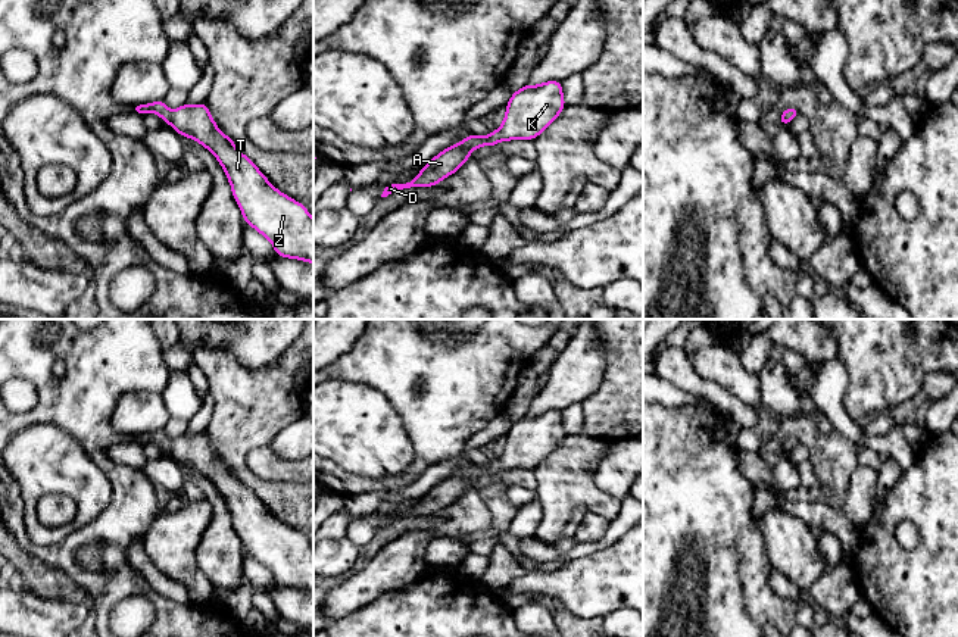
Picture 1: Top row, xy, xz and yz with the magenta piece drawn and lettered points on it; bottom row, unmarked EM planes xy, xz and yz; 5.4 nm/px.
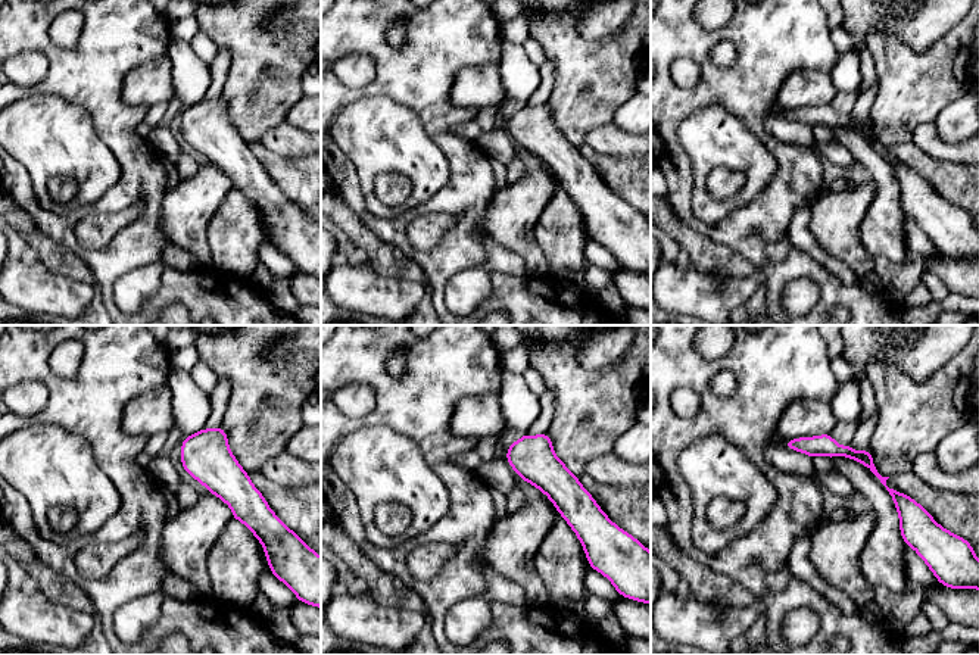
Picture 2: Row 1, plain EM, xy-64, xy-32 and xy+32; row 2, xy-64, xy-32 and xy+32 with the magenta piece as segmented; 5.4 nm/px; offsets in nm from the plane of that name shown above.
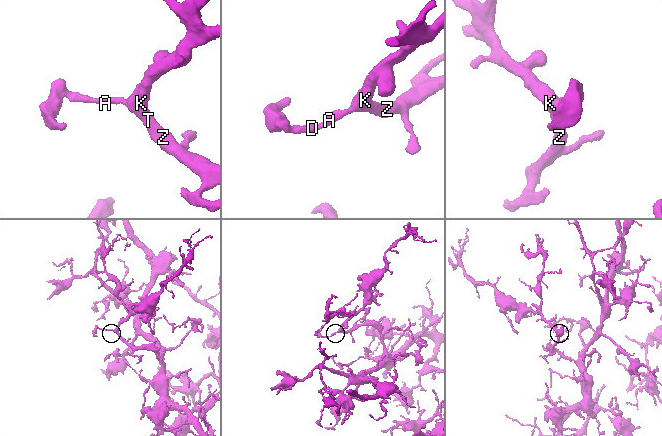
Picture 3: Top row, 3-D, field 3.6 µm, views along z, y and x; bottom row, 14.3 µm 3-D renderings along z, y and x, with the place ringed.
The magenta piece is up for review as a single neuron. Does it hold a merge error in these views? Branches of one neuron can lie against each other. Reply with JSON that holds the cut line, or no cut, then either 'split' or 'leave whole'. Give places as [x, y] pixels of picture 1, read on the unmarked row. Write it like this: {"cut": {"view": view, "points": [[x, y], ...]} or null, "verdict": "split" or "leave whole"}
{"cut": null, "verdict": "leave whole"}

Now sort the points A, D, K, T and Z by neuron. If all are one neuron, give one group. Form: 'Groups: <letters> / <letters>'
Groups: A D K T Z

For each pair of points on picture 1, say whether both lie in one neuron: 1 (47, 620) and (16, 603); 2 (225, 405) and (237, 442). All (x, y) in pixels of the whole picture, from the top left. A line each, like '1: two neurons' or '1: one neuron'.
1: one neuron
2: one neuron

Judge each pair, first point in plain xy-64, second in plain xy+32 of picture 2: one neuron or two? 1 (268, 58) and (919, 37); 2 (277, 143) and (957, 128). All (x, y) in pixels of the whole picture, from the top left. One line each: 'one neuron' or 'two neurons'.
1: two neurons
2: two neurons

